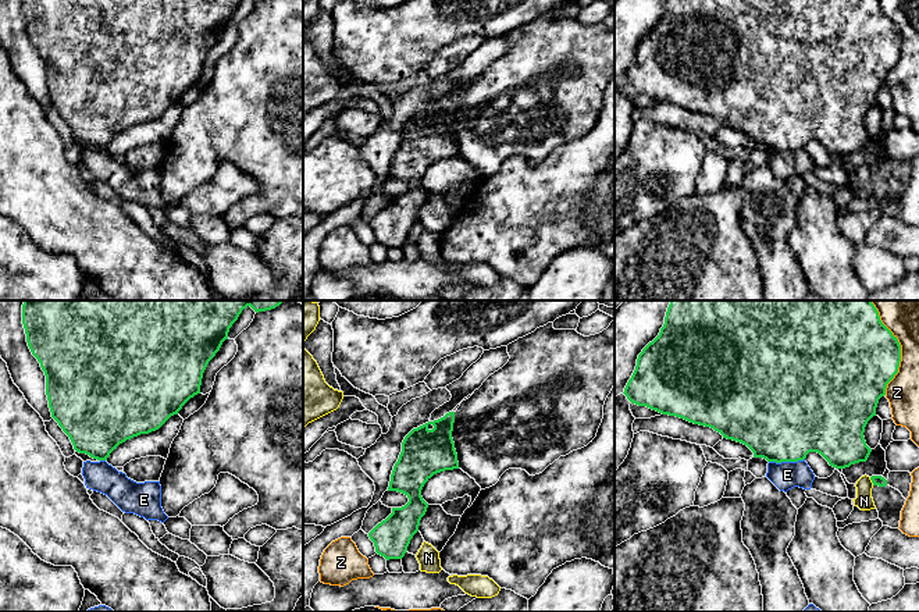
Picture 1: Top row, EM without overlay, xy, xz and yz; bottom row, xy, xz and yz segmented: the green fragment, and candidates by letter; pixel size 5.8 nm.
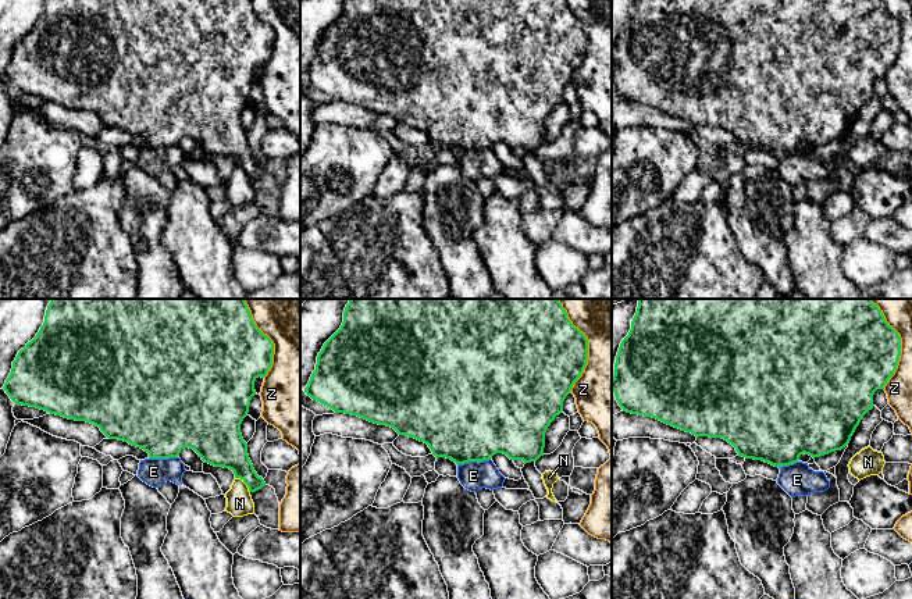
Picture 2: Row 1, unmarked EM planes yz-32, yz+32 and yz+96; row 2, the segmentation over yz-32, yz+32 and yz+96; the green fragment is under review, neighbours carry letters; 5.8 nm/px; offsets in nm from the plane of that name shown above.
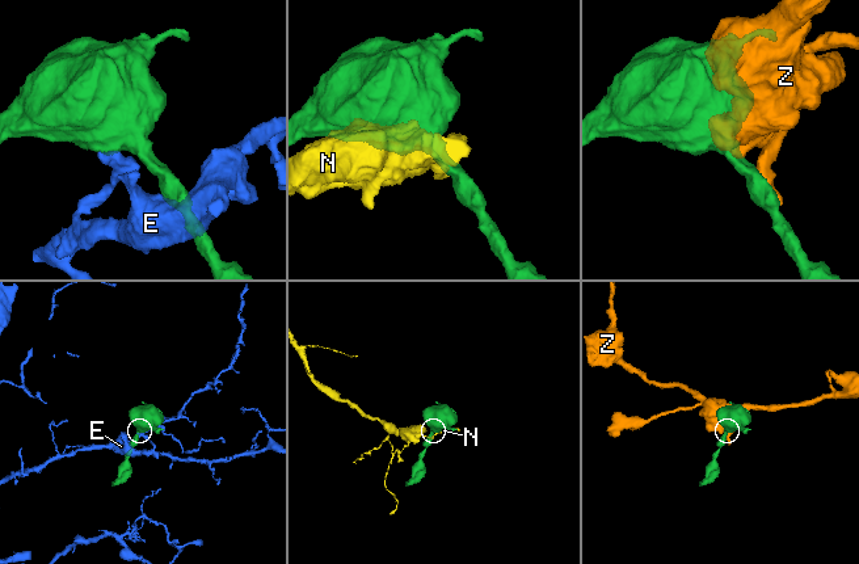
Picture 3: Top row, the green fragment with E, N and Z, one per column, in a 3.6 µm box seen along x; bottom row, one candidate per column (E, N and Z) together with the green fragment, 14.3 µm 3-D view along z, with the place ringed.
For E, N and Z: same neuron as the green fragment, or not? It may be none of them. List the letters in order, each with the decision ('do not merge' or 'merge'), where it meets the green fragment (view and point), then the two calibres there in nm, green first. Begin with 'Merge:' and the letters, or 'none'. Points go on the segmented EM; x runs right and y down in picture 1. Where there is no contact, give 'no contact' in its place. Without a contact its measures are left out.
Merge: none
E: do not merge; meets green in yz at (786, 461); 500 nm thick on the green side, 160 nm on the other
N: do not merge; meets green in yz at (872, 481); 60 nm thick on the green side, 100 nm on the other
Z: do not merge; meets green in yz at (900, 348); 460 nm thick on the green side, 240 nm on the other

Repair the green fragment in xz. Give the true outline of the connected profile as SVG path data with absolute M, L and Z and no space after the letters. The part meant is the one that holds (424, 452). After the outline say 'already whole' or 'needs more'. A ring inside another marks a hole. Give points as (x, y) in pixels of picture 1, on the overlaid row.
M449 412L413 428L402 442L388 491L405 494L409 502L402 508L392 508L392 513L368 533L375 552L387 561L402 559L418 531L420 520L428 508L421 497L424 484L437 473L459 469L452 438L453 423L455 412Z; already whole

